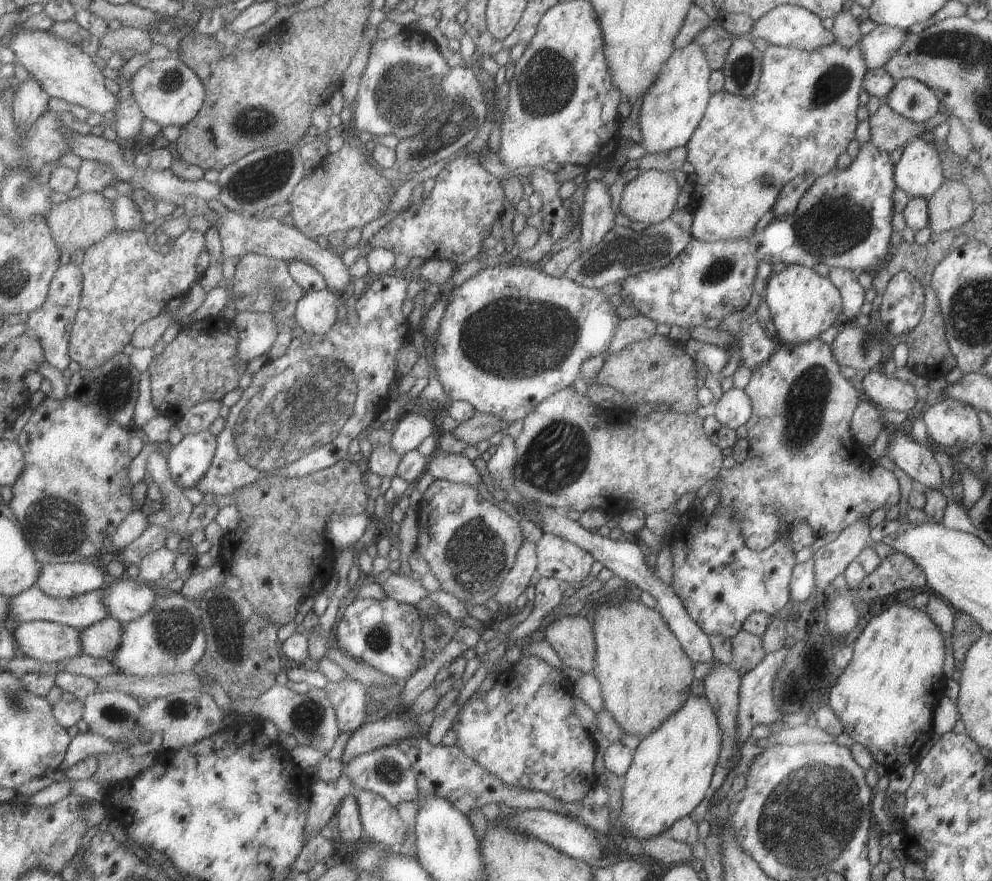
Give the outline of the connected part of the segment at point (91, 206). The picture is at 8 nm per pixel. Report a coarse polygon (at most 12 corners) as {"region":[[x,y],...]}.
{"region":[[84,192],[47,219],[61,252],[86,252],[115,230],[113,201]]}

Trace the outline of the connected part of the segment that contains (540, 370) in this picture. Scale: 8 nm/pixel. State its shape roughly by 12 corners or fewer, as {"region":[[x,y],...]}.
{"region":[[496,259],[432,343],[451,401],[509,424],[619,324],[599,289]]}

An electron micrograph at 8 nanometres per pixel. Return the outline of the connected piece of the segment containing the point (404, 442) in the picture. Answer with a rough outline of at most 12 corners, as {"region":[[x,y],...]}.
{"region":[[421,414],[402,417],[391,439],[401,457],[435,433]]}

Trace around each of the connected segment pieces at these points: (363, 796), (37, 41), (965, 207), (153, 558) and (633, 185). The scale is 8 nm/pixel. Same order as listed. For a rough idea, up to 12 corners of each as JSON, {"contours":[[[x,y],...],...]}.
{"contours":[[[357,792],[367,839],[398,848],[414,828],[383,796]],[[15,25],[9,48],[51,98],[117,111],[79,46]],[[946,179],[926,202],[928,227],[962,226],[975,208],[961,182]],[[168,547],[147,554],[138,578],[155,587],[171,570],[178,554]],[[643,170],[624,185],[619,212],[656,225],[674,212],[671,171]]]}

